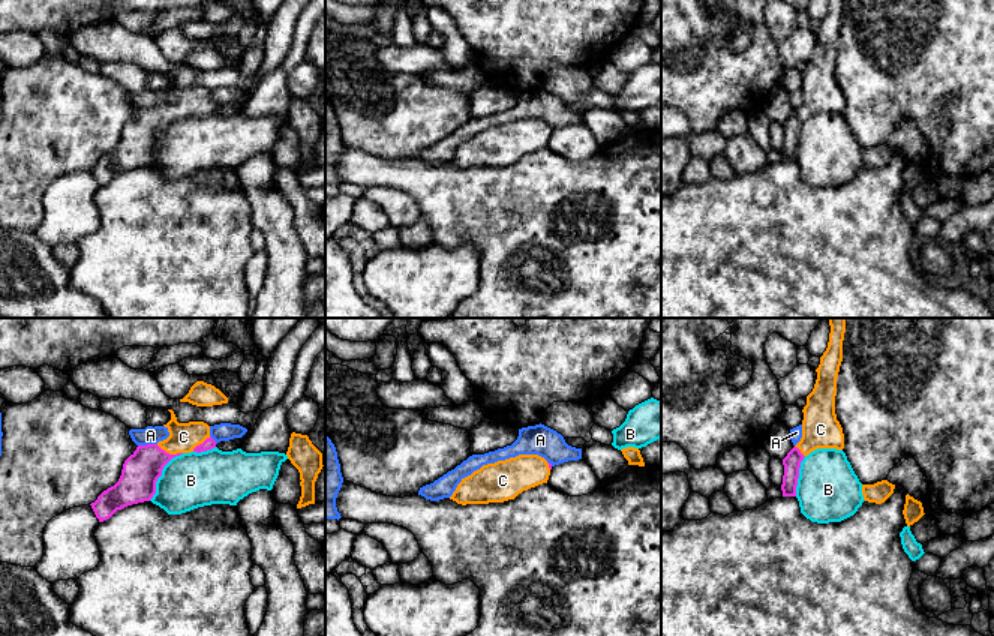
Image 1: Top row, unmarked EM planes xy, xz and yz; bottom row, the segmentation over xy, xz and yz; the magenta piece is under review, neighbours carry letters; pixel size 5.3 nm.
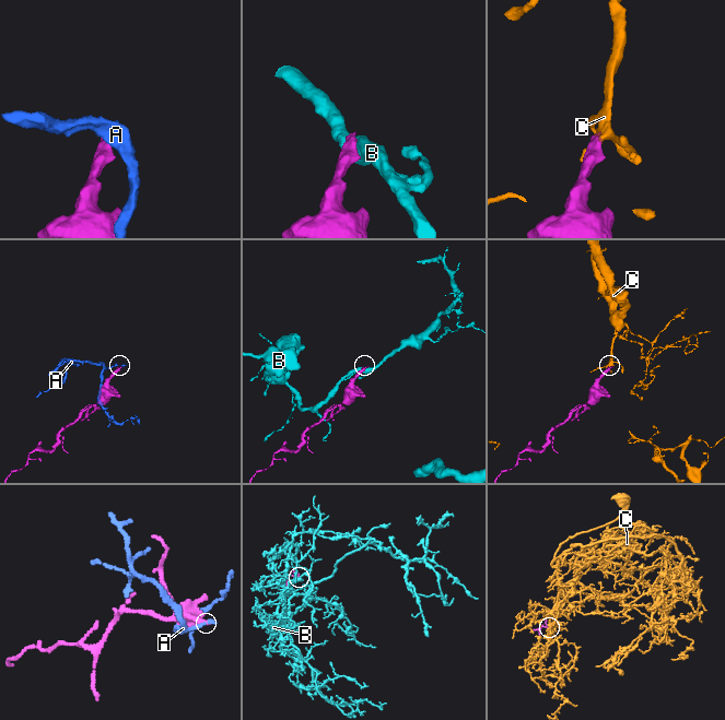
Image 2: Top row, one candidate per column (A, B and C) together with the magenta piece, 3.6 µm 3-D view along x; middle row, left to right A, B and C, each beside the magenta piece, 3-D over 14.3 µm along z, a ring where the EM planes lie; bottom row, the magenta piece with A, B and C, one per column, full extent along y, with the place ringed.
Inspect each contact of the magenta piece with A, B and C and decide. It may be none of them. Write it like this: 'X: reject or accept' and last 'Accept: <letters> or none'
A: reject
B: reject
C: accept
Accept: C

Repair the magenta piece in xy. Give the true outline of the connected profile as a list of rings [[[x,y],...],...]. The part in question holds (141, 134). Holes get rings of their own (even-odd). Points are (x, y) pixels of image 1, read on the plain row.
[[[168,75],[171,84],[163,90],[169,100],[157,108],[138,110],[124,124],[118,146],[90,168],[99,186],[109,183],[117,174],[127,170],[150,165],[156,158],[156,146],[162,140],[163,130],[172,122],[216,111],[207,87],[178,87],[174,75]]]

